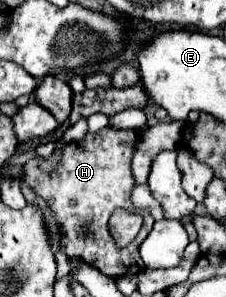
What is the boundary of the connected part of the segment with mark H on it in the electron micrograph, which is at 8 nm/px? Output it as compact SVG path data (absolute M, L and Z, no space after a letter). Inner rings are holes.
M106 126L96 134L88 132L80 142L66 144L58 172L54 174L44 174L38 170L40 158L24 164L28 186L32 186L36 194L48 200L54 216L62 224L60 242L66 246L68 258L76 256L112 278L134 276L144 270L139 248L155 221L148 211L137 209L132 204L132 190L136 186L136 180L132 176L132 156L140 140L142 138L136 130L118 130ZM114 208L126 208L144 218L140 232L126 248L118 248L108 232L108 220Z

